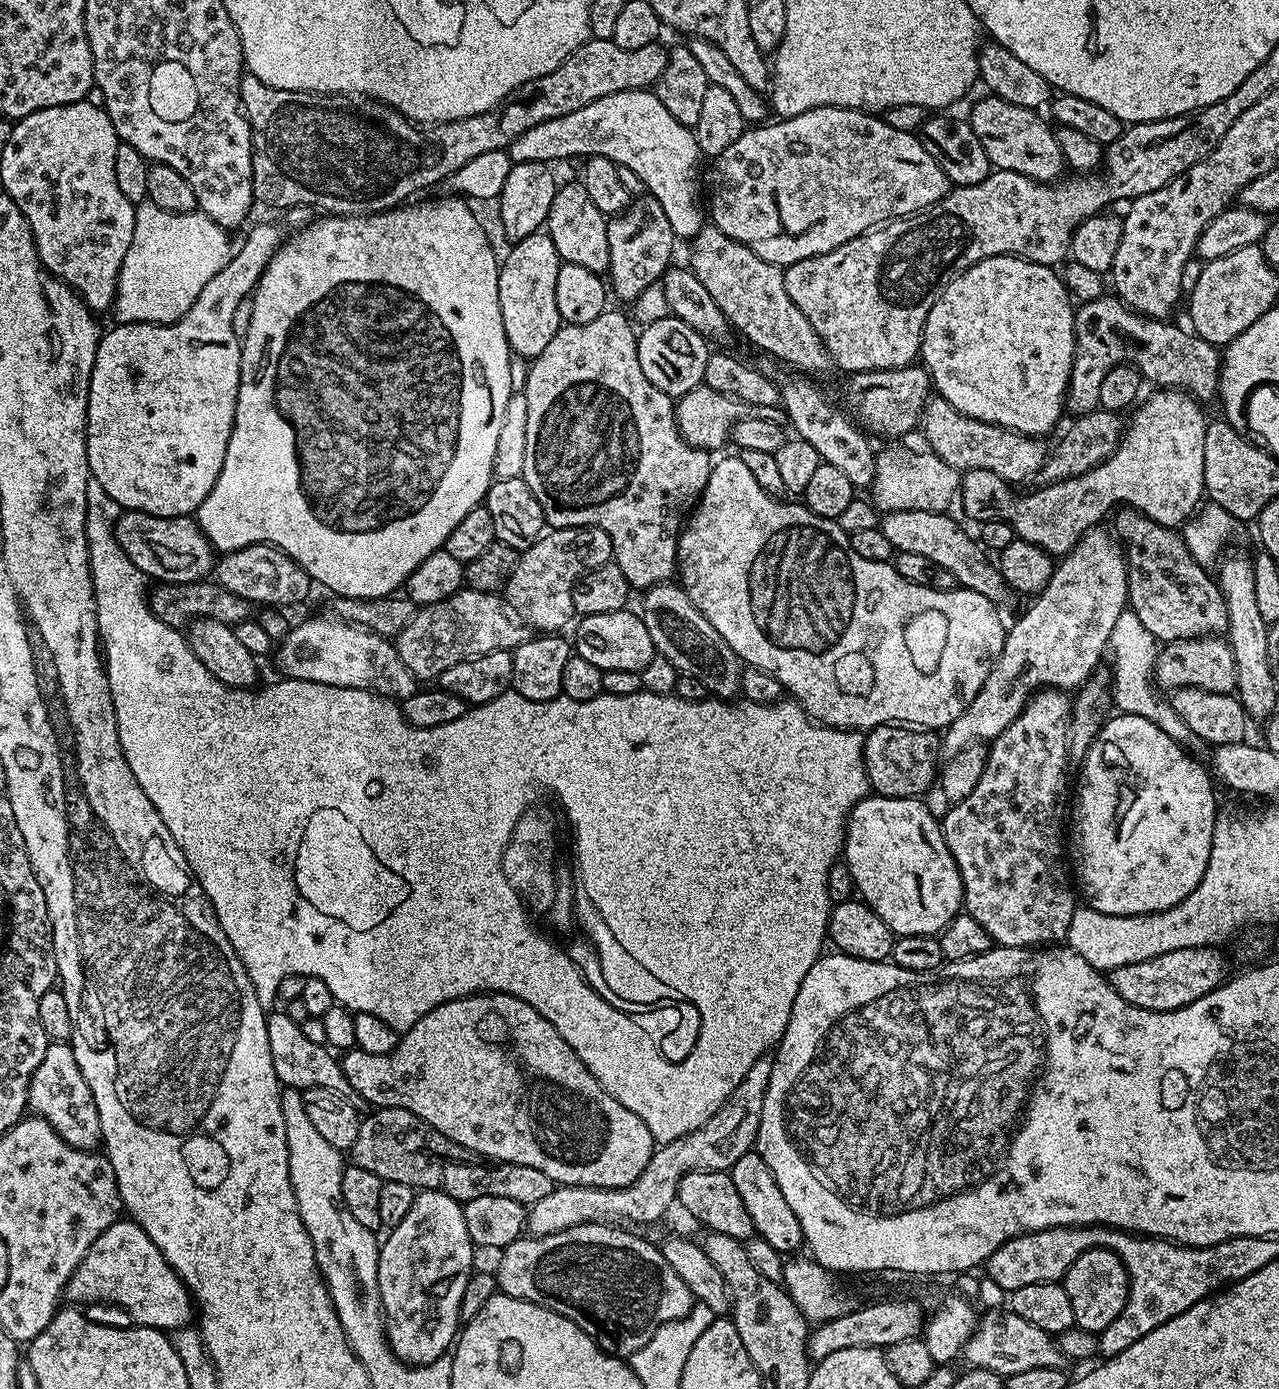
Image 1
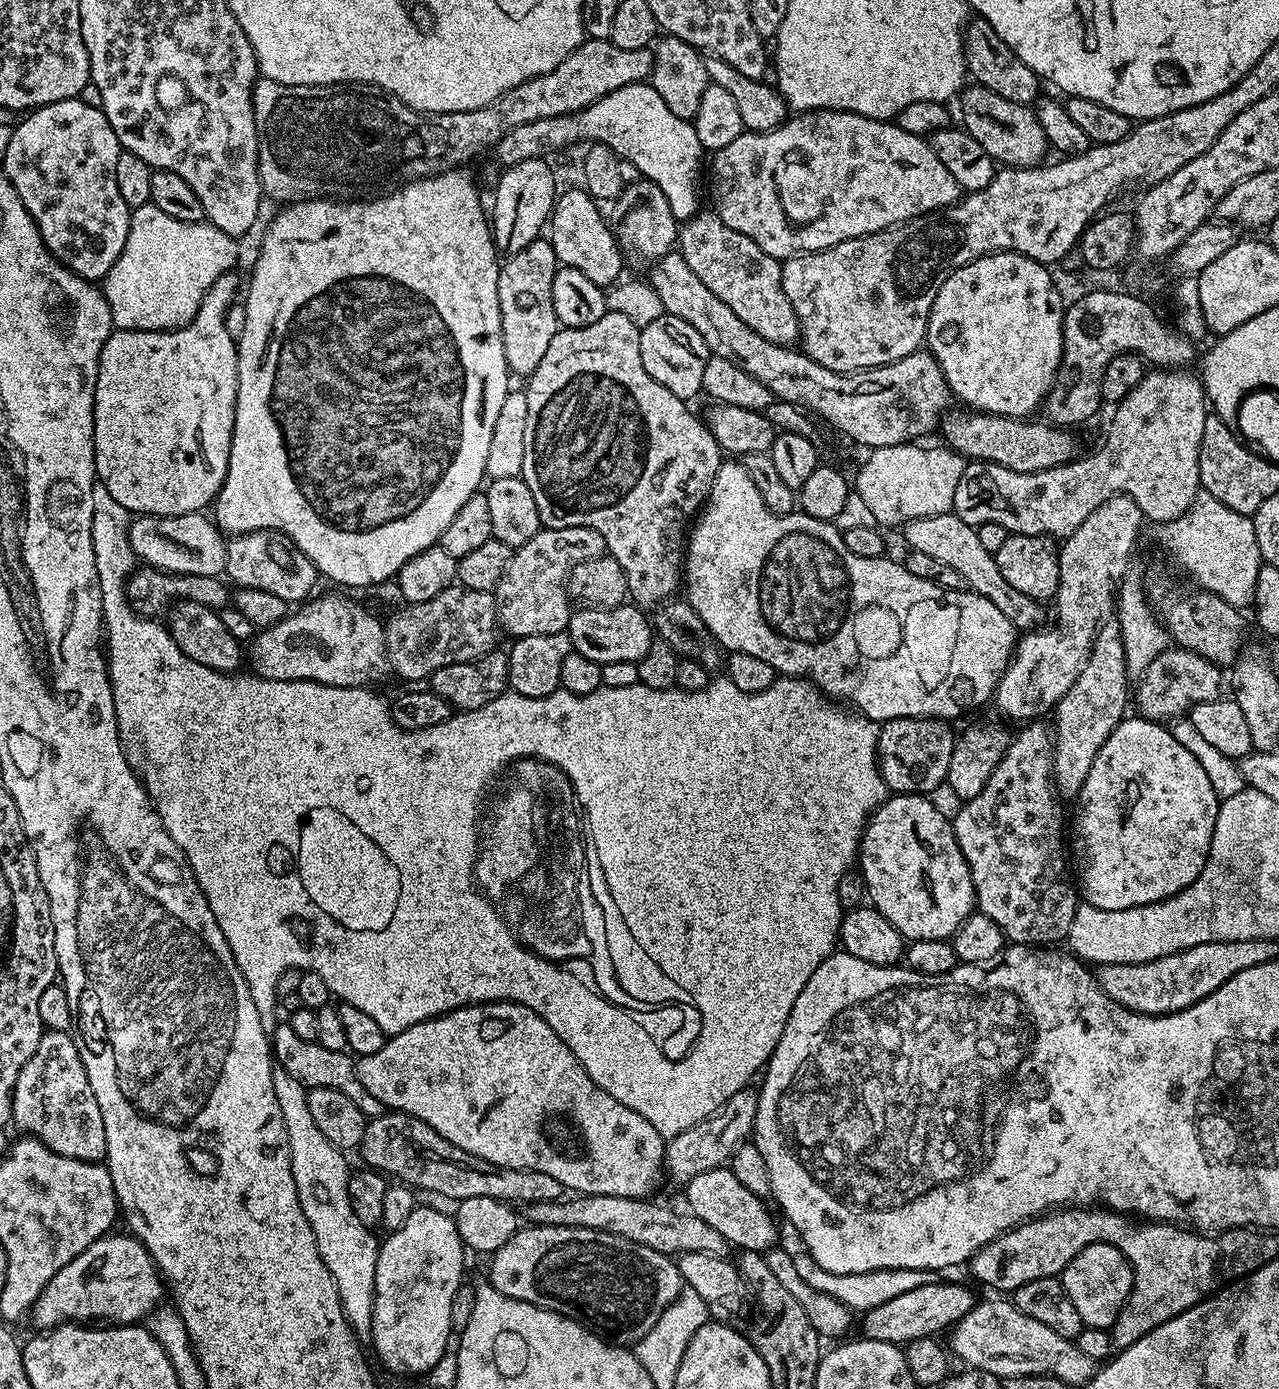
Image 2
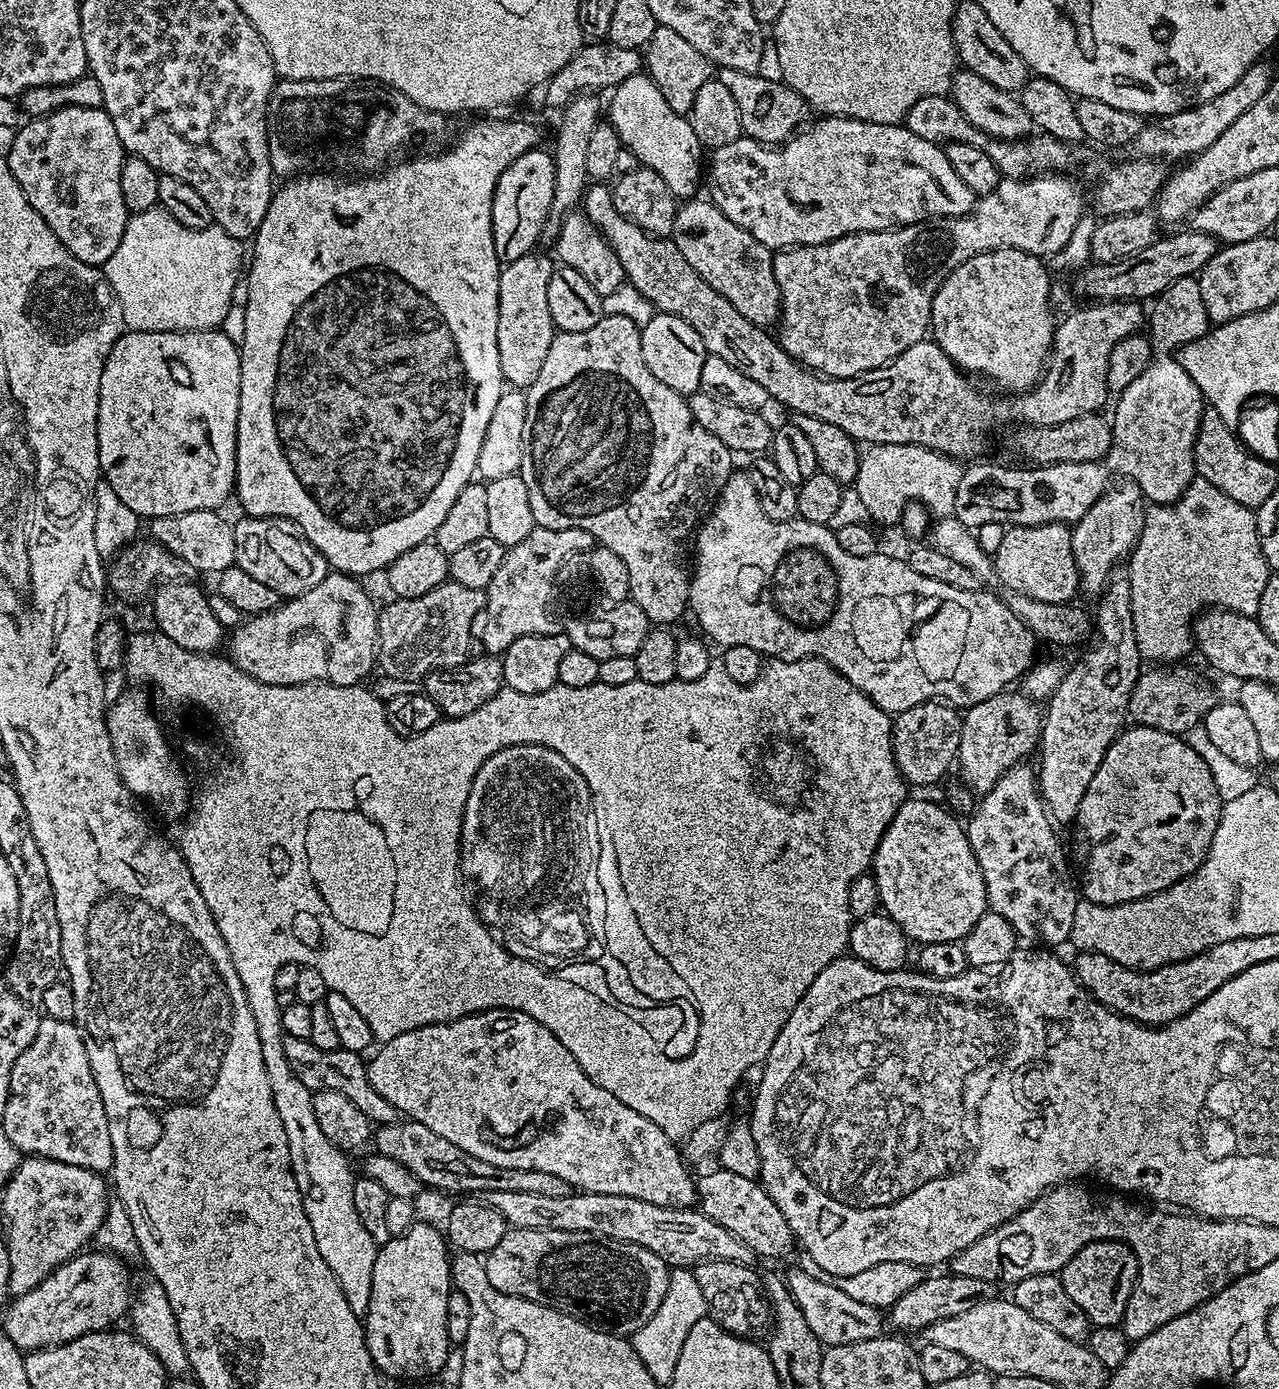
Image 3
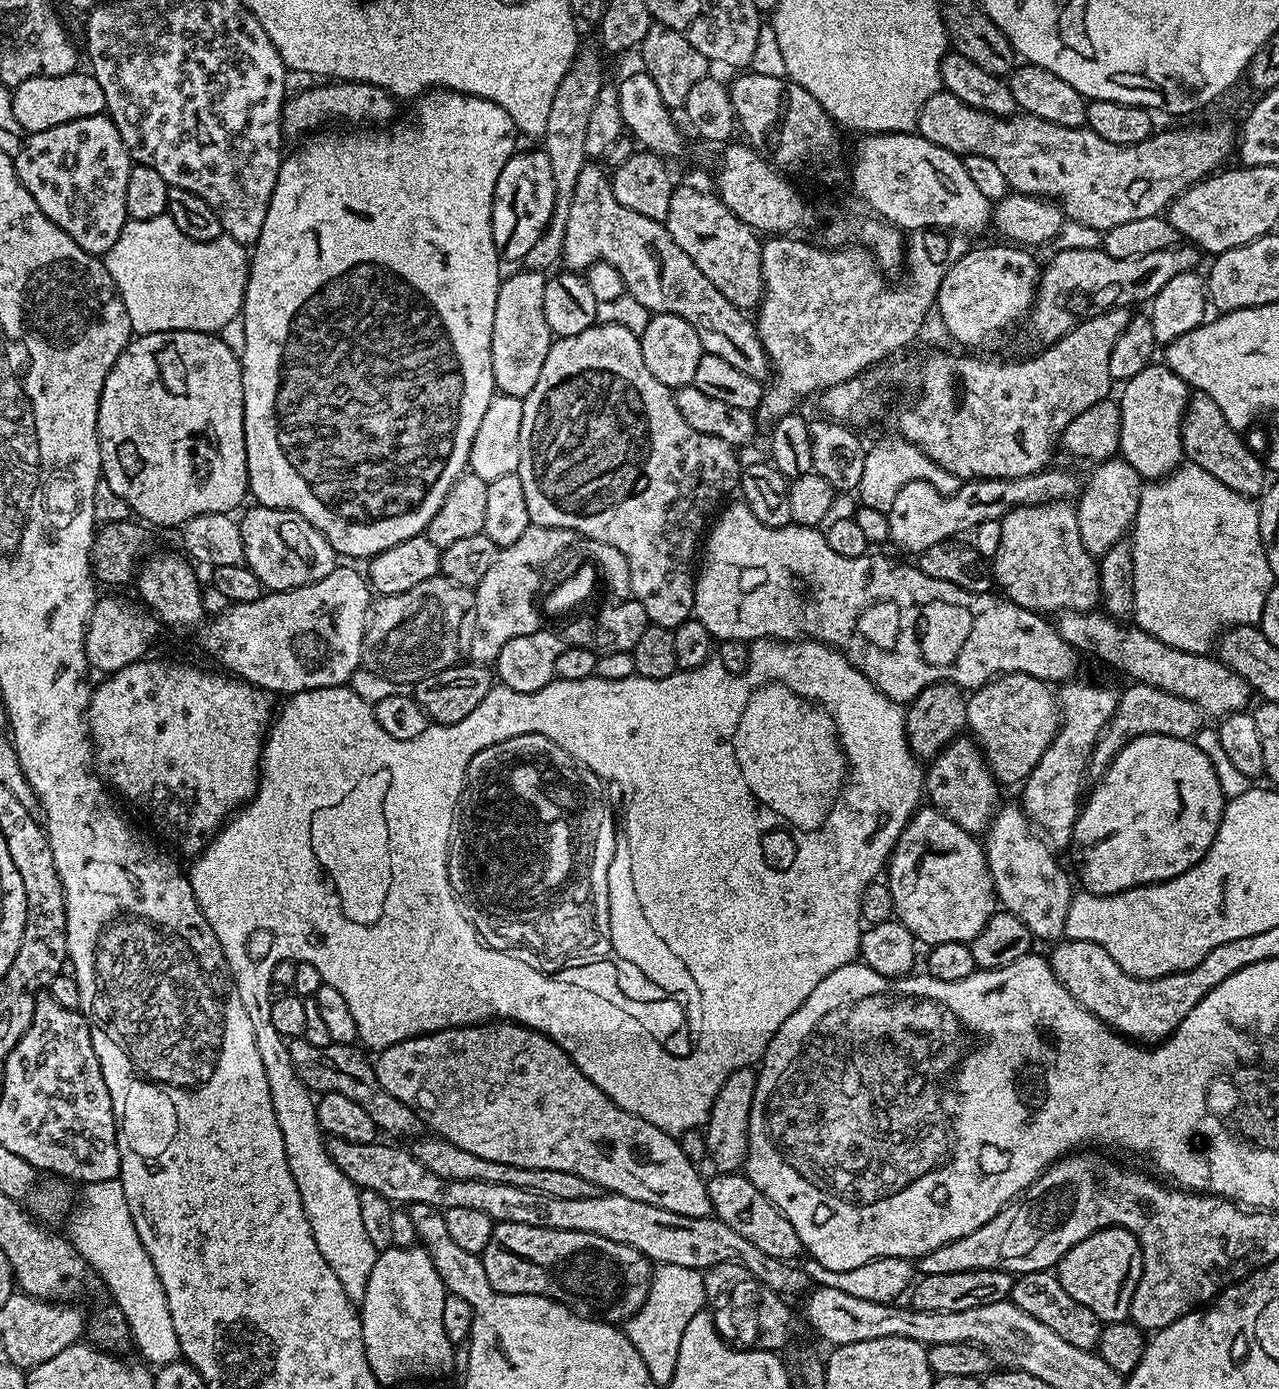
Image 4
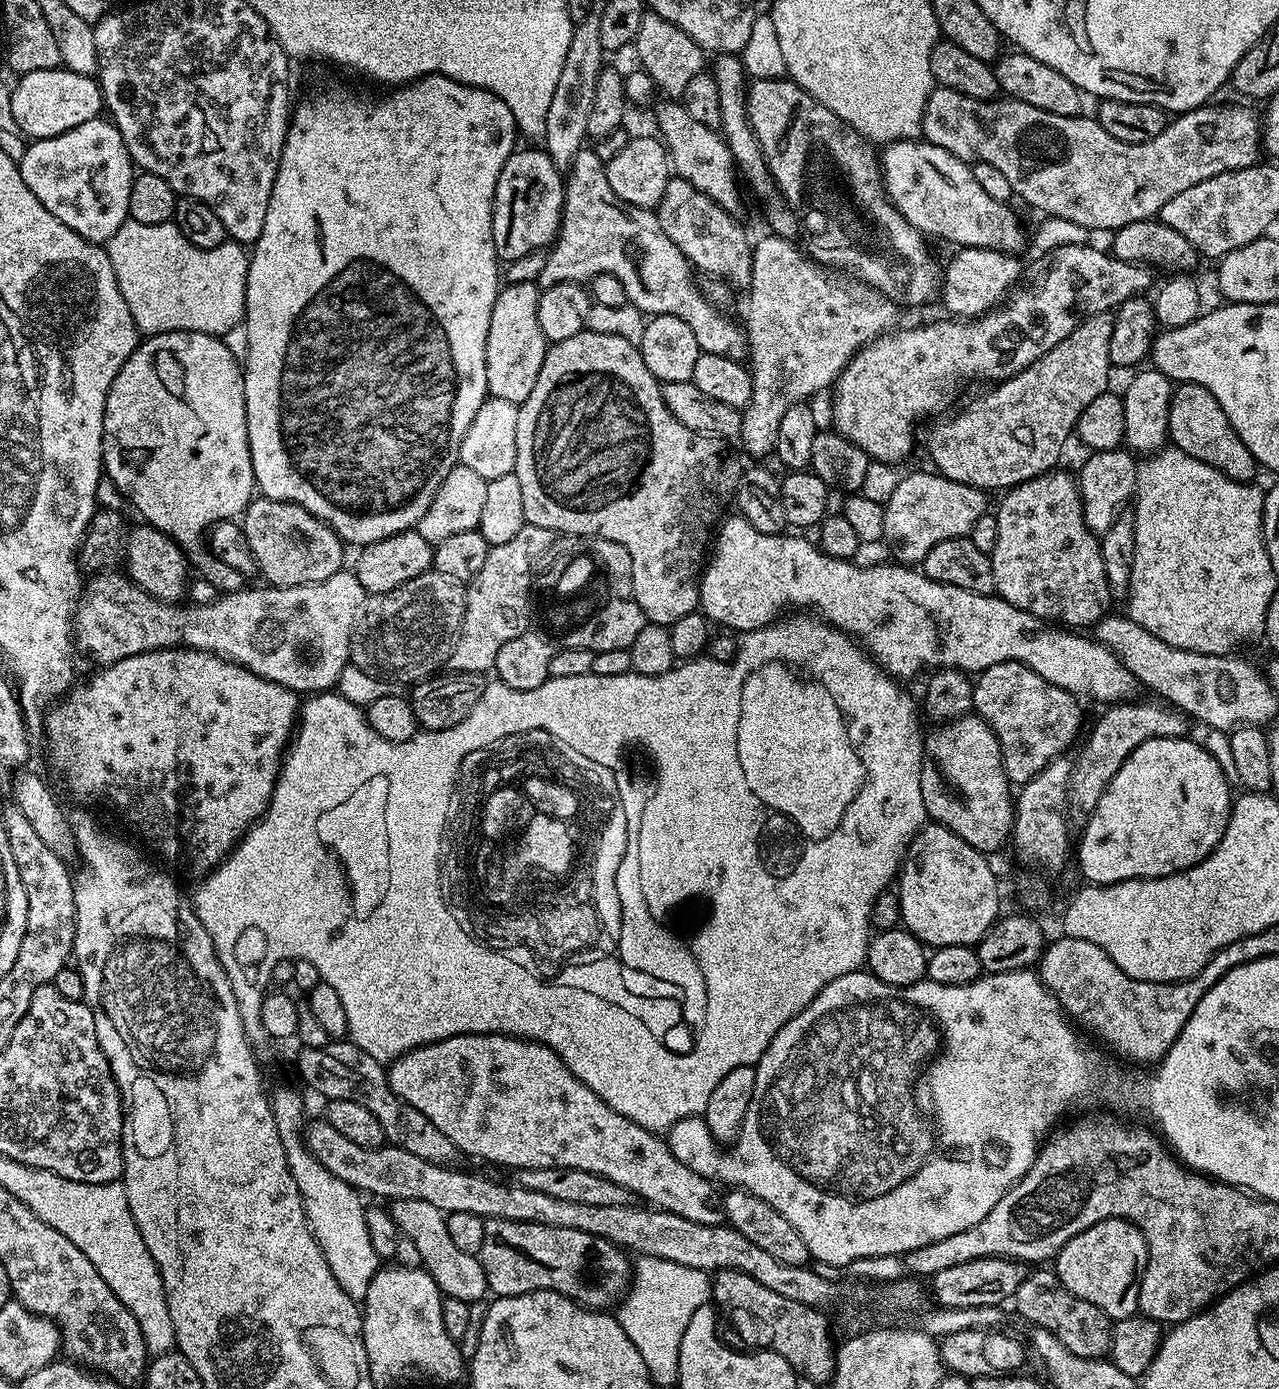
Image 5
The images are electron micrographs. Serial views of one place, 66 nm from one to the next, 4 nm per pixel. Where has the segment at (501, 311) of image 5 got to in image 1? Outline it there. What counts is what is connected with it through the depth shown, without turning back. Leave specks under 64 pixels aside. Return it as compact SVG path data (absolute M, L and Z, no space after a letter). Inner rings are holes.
M541 230L530 234L526 238L515 241L511 245L508 257L503 257L500 264L500 277L498 278L498 306L502 310L502 326L506 330L509 349L517 357L531 362L536 359L542 350L546 350L550 338L562 326L558 314L558 302L554 298L554 286L558 286L558 270L561 266L561 258L554 242L548 237L547 231Z

